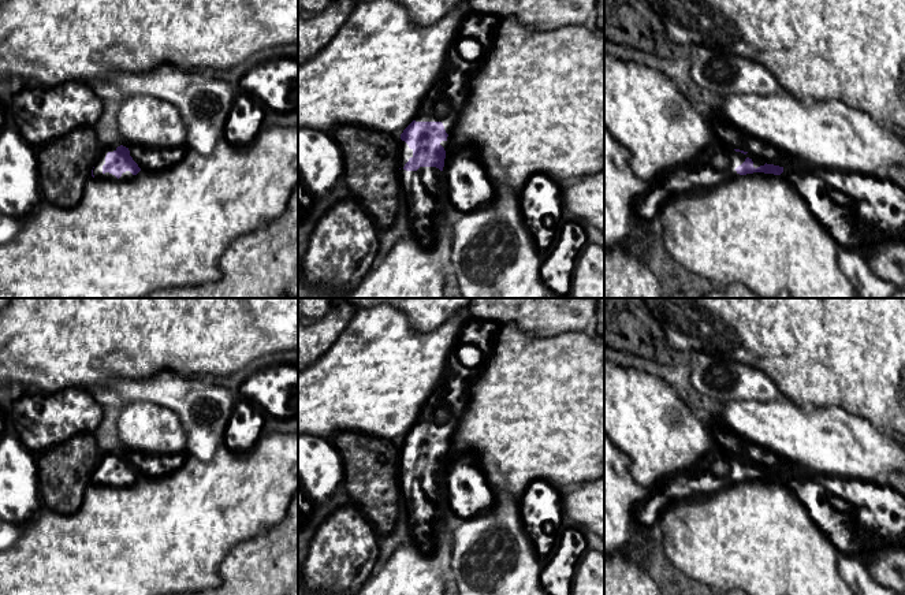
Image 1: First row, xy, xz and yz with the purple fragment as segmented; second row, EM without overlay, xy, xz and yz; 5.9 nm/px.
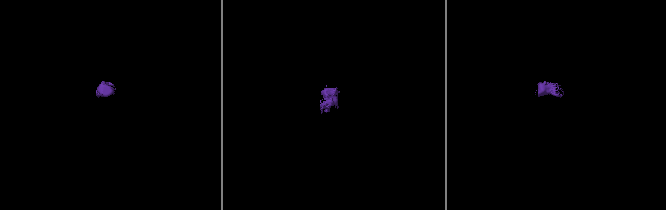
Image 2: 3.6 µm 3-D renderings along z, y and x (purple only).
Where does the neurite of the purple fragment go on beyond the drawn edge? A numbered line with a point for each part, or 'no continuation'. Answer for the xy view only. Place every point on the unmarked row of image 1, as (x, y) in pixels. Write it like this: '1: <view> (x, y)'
1: xy (97, 478)

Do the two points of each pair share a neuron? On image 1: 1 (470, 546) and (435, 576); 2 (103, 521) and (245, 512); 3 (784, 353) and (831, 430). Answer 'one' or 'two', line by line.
1: two
2: one
3: two

